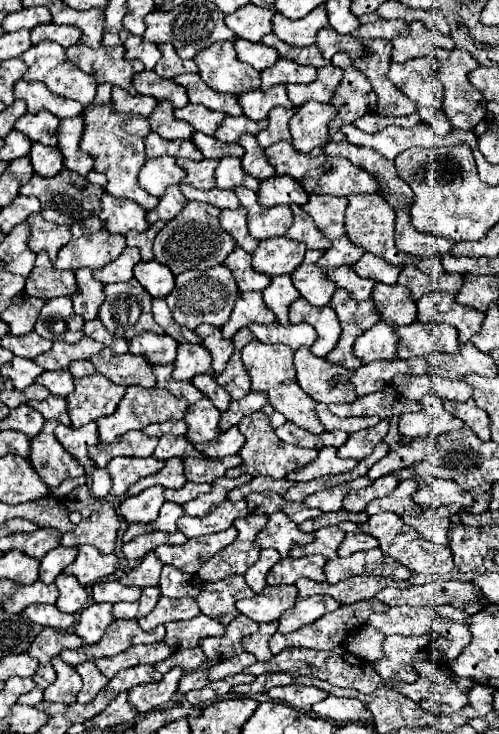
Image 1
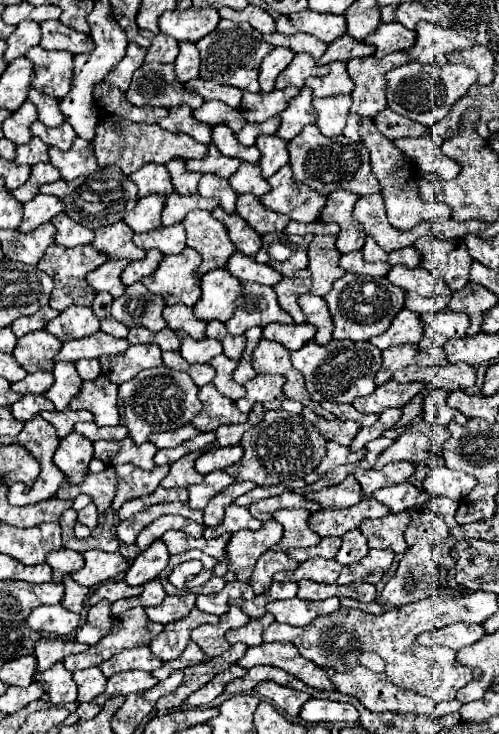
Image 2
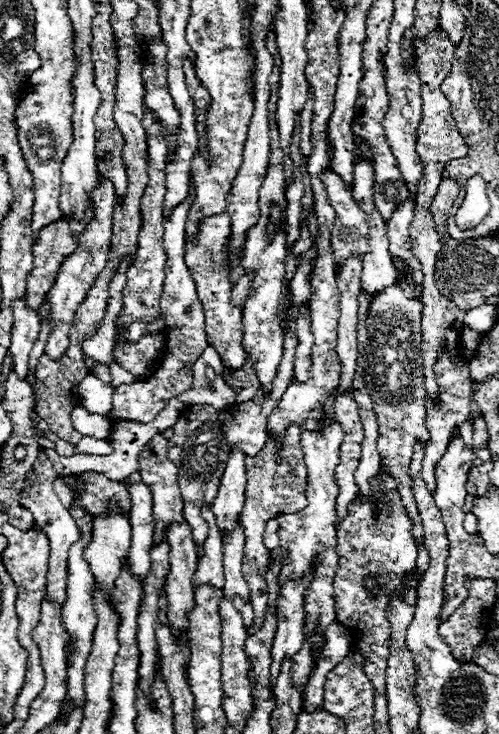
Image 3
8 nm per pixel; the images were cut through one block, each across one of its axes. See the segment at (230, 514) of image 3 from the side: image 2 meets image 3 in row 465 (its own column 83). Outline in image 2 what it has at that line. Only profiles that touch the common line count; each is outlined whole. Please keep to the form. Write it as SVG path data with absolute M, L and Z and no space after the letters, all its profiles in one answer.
M64 212L60 216L52 218L52 224L56 226L54 242L60 246L80 246L80 244L92 244L94 232L84 228L82 224L76 224L70 220Z

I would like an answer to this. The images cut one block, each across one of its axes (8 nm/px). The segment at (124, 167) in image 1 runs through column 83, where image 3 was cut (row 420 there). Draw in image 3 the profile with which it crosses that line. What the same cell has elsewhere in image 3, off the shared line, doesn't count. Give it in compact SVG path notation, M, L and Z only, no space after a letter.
M190 176L190 190L188 198L178 204L168 216L164 216L164 250L166 250L166 280L164 280L164 290L160 296L160 314L166 318L168 326L176 326L168 338L166 338L166 354L164 354L164 364L160 366L160 372L154 374L148 382L134 382L134 384L122 384L114 392L112 400L112 416L114 420L136 420L136 422L150 422L156 418L160 410L168 404L170 398L186 392L192 388L192 364L204 352L208 346L206 342L206 332L204 332L204 306L198 300L196 284L192 280L192 274L184 262L184 224L186 216L190 210L190 204L194 200L194 184Z

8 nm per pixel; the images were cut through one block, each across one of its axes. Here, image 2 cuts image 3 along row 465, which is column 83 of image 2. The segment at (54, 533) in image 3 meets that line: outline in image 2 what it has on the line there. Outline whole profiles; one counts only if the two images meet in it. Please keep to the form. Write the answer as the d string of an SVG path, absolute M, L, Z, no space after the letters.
M60 20L42 22L40 28L42 28L40 46L44 46L46 50L66 50L72 54L92 52L92 38L88 34L80 34L64 26Z

